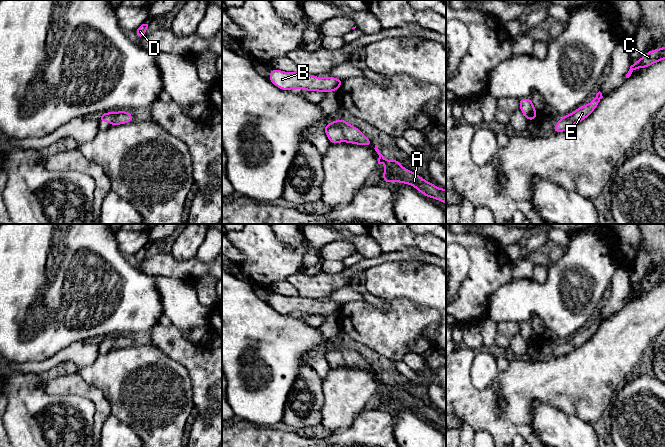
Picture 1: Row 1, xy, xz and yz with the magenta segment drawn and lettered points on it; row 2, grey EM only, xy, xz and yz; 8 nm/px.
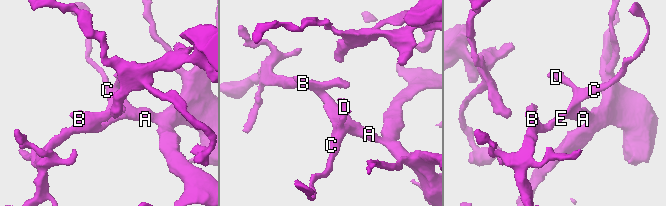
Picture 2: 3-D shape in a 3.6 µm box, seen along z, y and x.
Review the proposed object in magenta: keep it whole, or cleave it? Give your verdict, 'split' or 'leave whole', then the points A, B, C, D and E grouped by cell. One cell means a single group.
leave whole; groups A B C D E

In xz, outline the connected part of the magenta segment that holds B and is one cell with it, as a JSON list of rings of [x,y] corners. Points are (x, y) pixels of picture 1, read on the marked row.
[[[273,68],[269,73],[269,80],[281,90],[299,88],[324,93],[338,91],[343,83],[343,80],[335,77],[320,78],[302,72],[284,72]]]

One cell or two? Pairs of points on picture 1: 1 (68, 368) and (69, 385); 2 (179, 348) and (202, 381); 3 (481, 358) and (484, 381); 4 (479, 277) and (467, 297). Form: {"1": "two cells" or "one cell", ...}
{"1": "two cells", "2": "one cell", "3": "one cell", "4": "one cell"}

